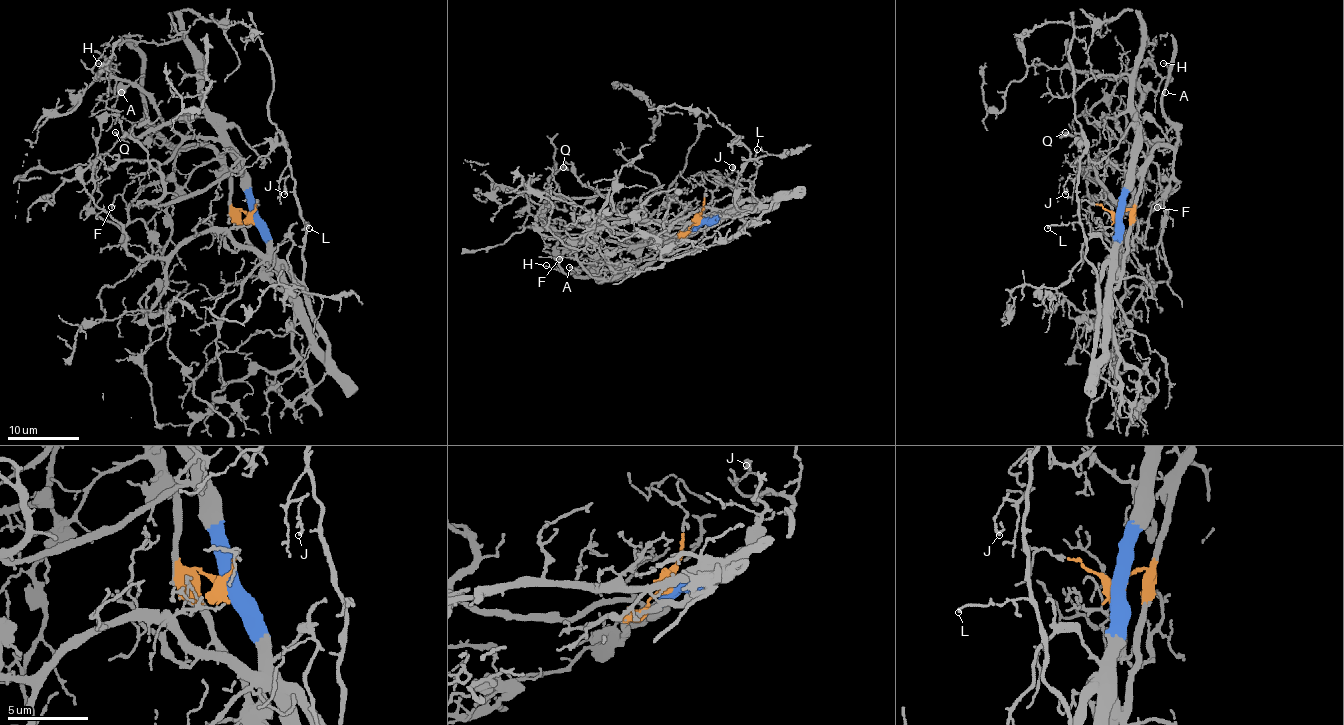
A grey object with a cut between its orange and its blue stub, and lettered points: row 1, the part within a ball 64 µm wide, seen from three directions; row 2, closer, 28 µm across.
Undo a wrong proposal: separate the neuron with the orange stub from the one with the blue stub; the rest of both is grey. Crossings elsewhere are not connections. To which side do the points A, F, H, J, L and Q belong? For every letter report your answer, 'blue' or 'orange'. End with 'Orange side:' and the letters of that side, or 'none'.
A: orange
F: orange
H: orange
J: blue
L: blue
Q: blue
Orange side: A, F, H

